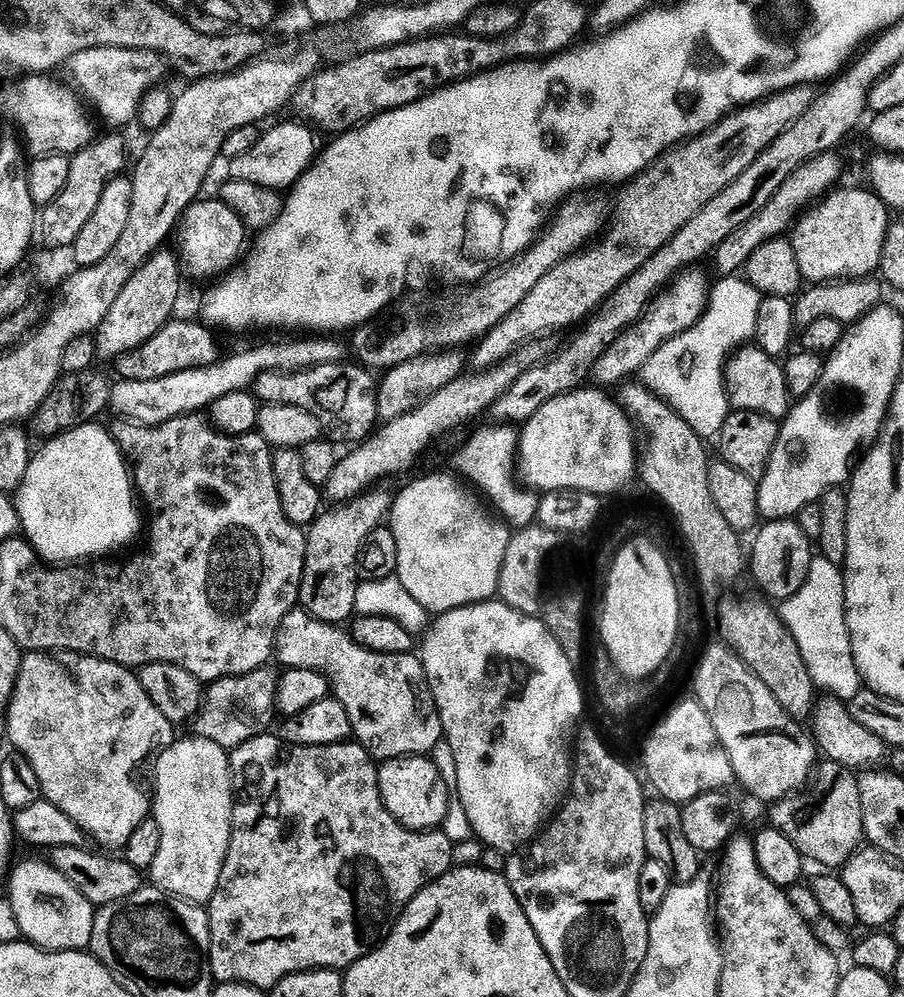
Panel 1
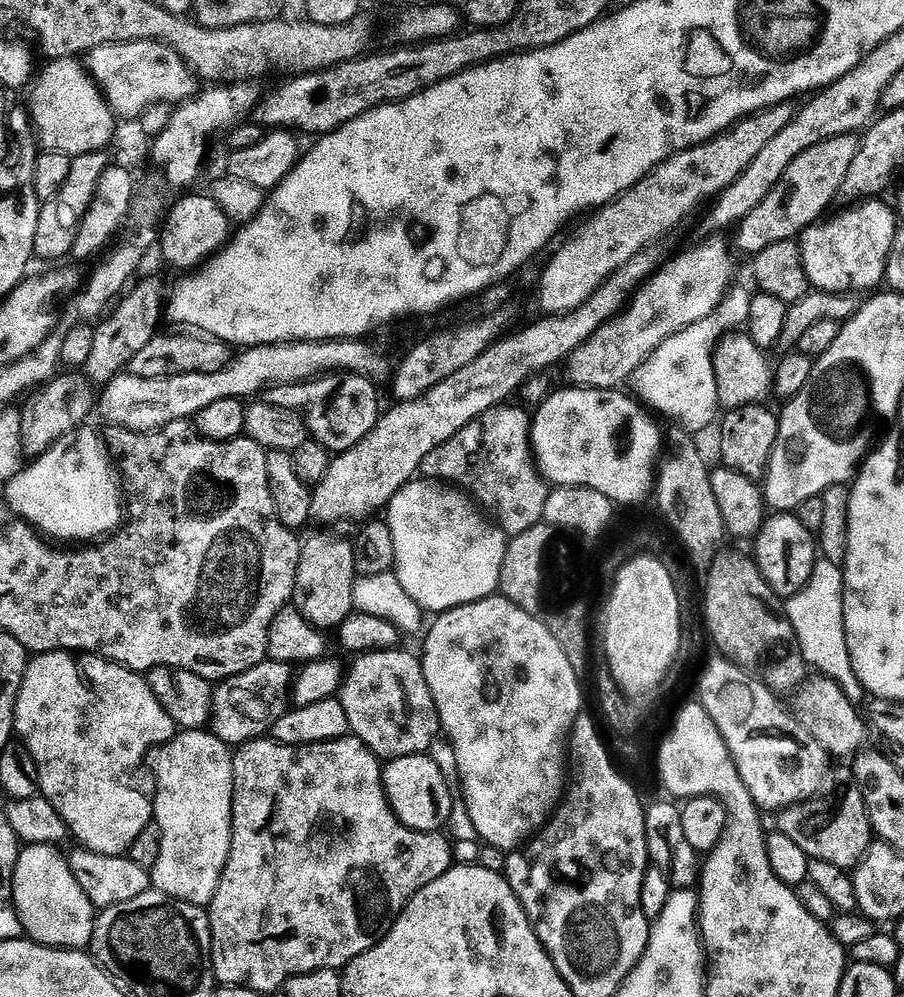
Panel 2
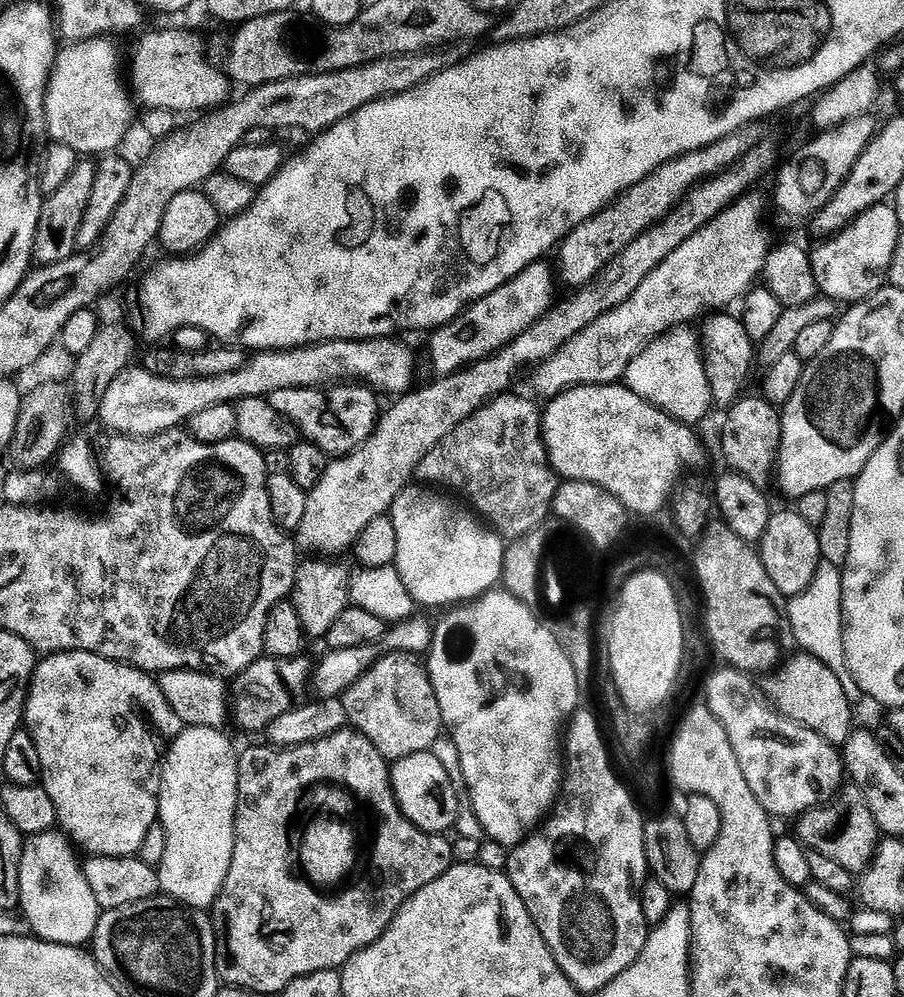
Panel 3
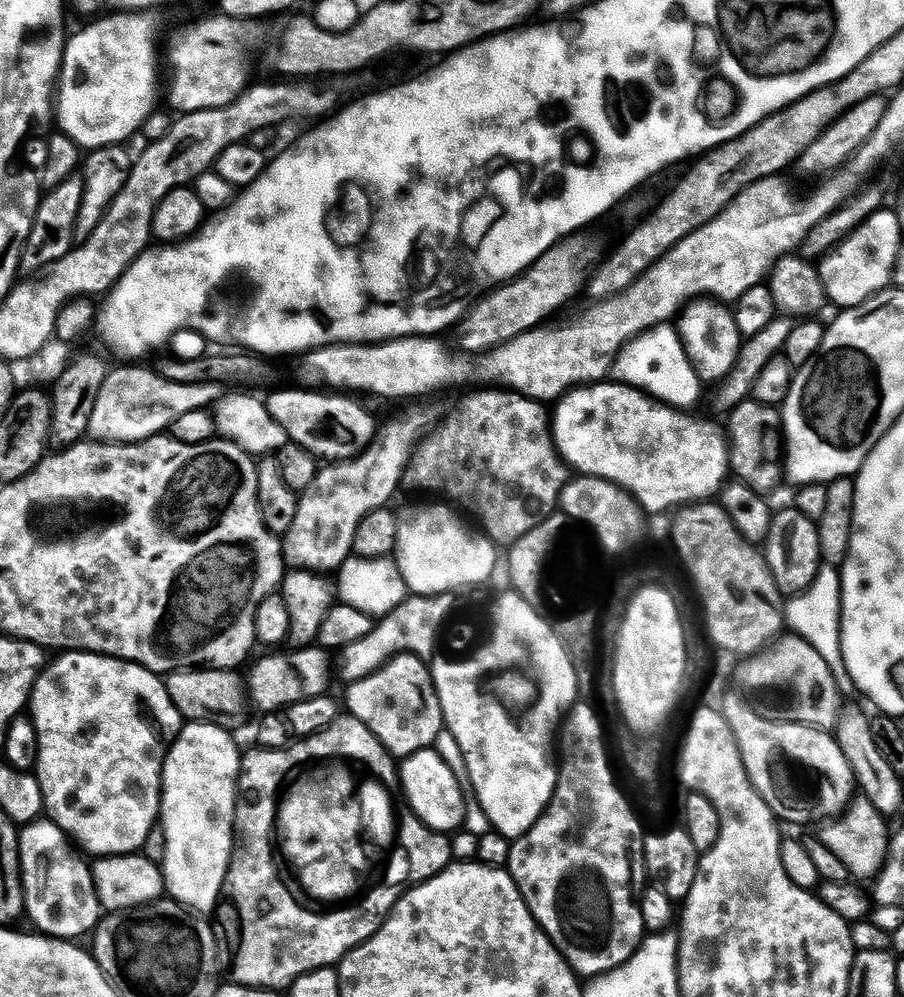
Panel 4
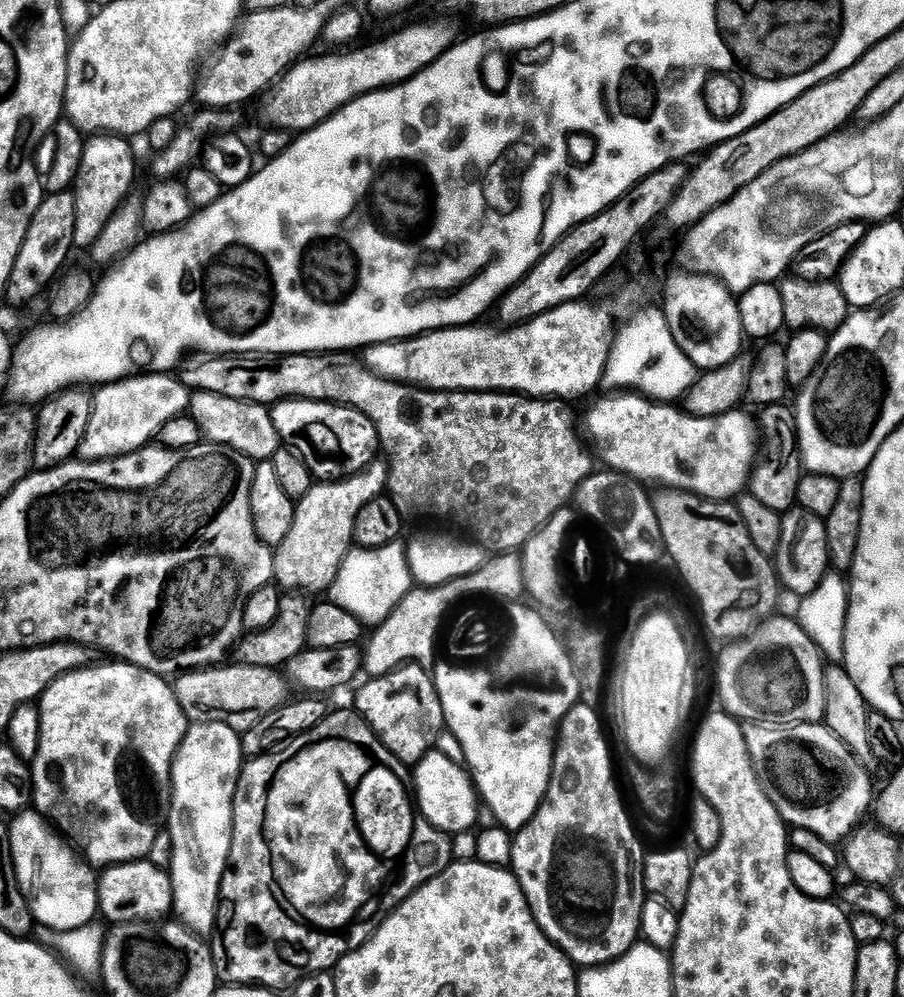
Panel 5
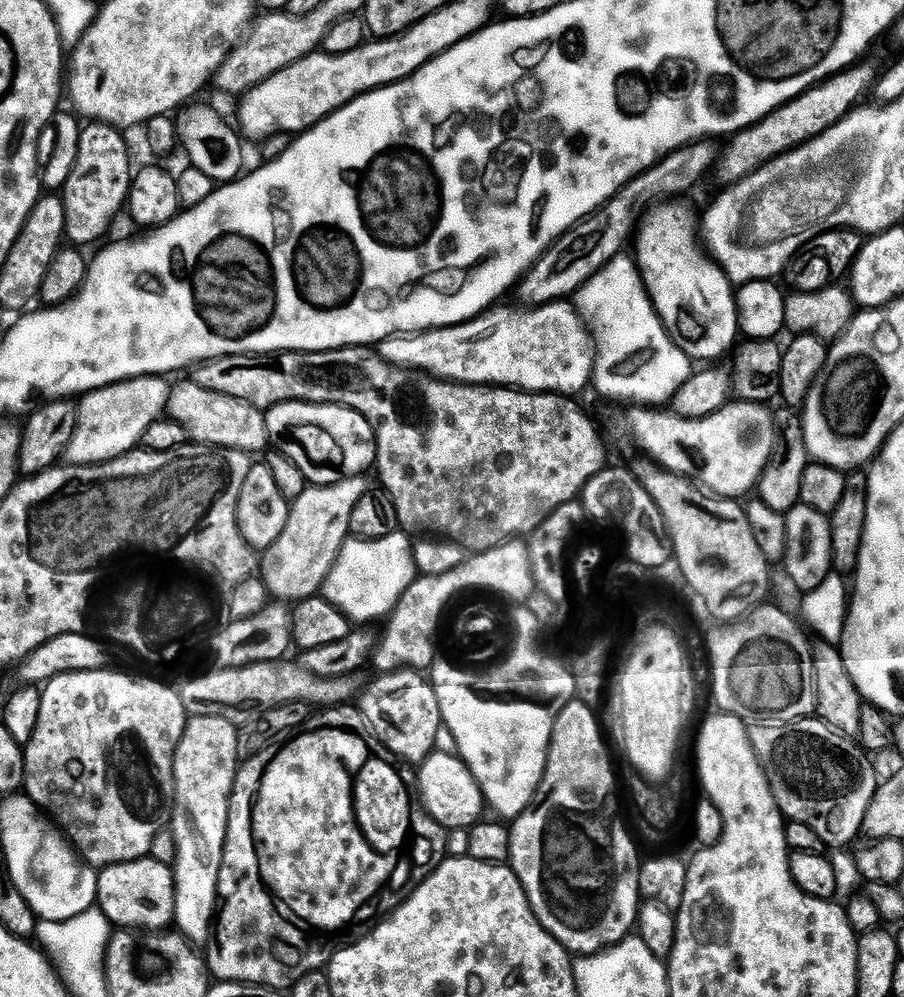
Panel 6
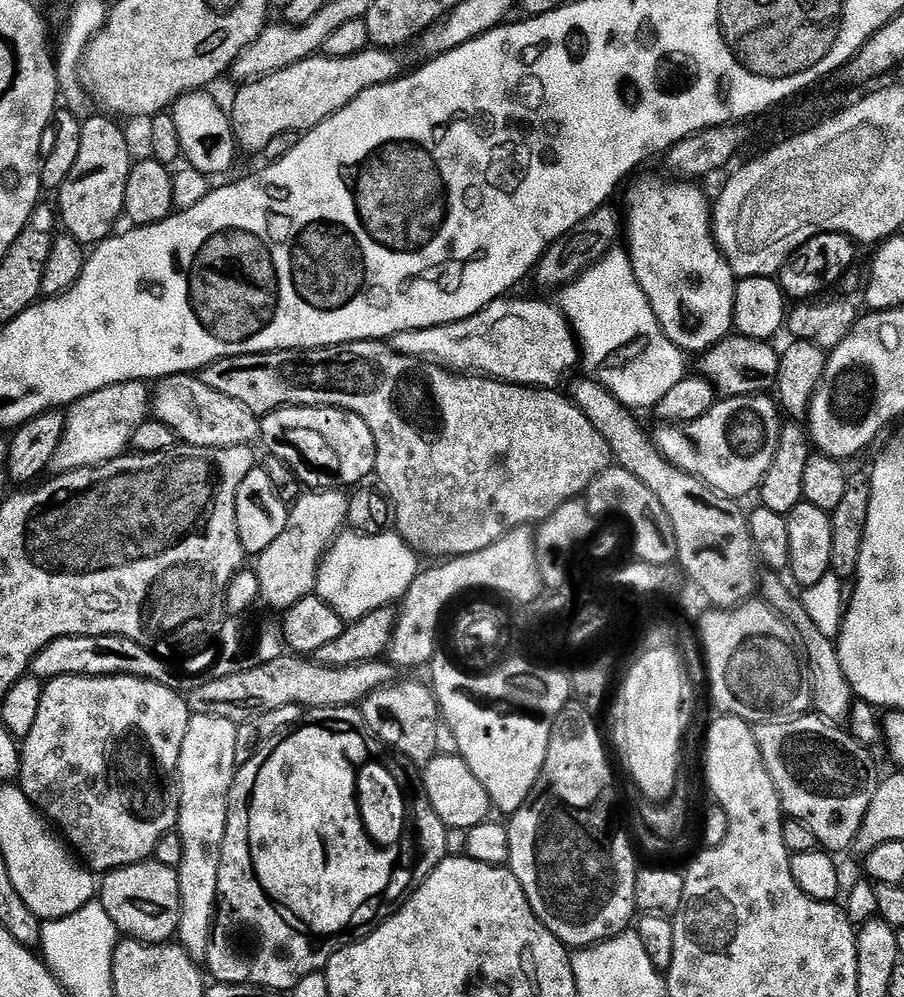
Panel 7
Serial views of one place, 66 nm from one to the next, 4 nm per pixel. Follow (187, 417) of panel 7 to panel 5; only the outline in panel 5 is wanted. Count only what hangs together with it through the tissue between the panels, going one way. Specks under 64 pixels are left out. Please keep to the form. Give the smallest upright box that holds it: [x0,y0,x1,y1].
[190,392,282,462]

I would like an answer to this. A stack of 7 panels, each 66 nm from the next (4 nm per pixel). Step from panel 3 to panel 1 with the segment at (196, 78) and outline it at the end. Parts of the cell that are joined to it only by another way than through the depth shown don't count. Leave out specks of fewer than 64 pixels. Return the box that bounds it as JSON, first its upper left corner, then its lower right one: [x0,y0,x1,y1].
[70,48,170,126]

